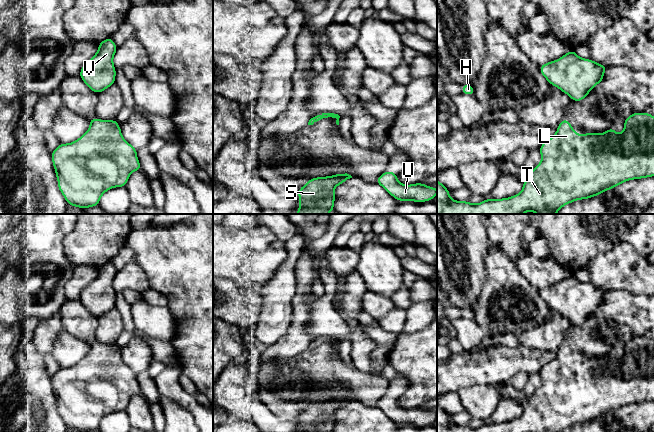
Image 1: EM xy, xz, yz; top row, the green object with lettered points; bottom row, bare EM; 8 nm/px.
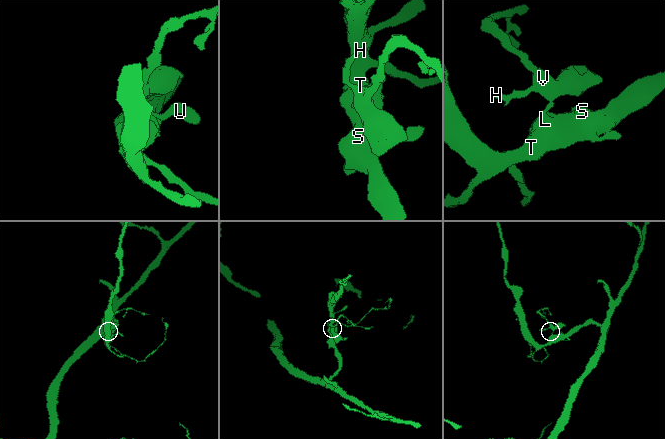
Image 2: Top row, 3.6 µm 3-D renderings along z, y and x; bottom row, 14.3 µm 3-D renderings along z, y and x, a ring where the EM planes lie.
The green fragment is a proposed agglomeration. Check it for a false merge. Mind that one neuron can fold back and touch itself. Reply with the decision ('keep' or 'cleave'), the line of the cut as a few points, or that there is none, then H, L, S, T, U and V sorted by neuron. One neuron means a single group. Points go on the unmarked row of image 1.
keep; cut none; groups H L S T U V

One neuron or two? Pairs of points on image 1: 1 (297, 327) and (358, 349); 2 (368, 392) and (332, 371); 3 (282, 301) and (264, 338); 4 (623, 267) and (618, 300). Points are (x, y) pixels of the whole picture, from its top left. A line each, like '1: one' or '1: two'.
1: two
2: one
3: one
4: two

